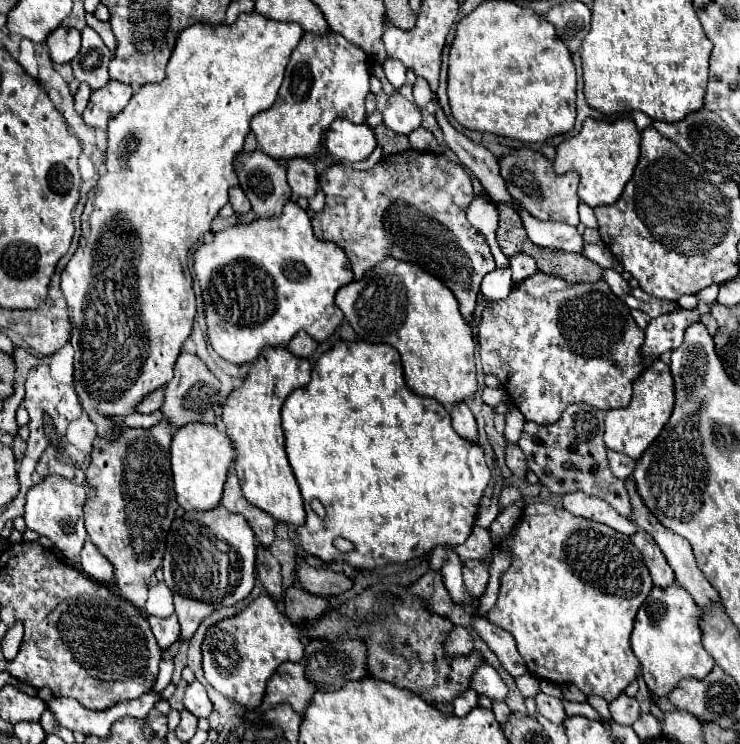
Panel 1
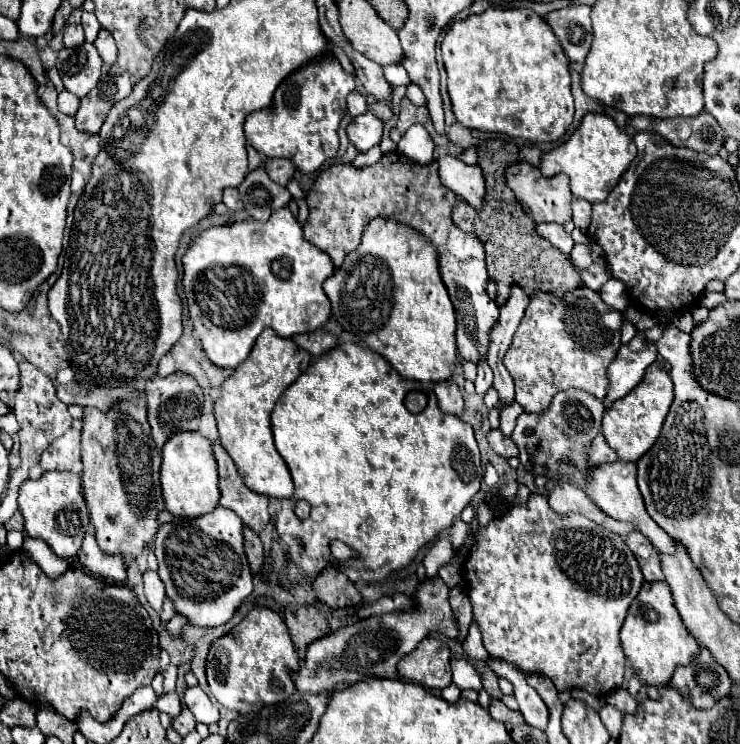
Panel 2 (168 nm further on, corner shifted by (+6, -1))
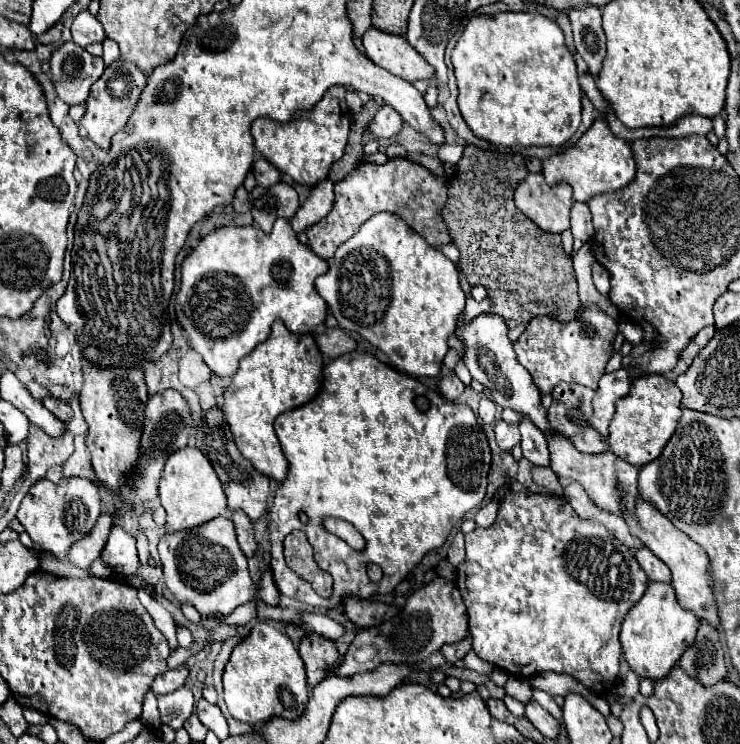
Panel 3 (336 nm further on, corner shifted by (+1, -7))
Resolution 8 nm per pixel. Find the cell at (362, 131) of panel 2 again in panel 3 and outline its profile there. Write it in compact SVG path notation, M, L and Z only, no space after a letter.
M382 105L368 127L370 127L372 139L390 139L402 129L402 125L404 125L404 119L398 115L398 111L394 111L394 107L390 105Z

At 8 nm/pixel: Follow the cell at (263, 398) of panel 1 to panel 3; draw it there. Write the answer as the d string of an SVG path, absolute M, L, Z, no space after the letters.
M282 321L272 323L270 337L250 355L240 359L240 367L224 393L224 413L240 453L266 477L284 481L288 461L274 433L274 421L280 413L308 403L322 387L322 353L310 333L294 335Z

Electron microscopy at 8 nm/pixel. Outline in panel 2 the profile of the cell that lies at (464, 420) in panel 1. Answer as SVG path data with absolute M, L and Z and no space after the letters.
M443 381L435 385L435 395L439 399L439 407L443 413L447 415L455 415L461 417L465 407L463 407L463 395L459 391L459 387L455 385L455 381Z

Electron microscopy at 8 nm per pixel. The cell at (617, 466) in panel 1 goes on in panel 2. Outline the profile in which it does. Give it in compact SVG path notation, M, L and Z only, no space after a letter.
M597 435L591 443L591 451L589 451L589 461L593 465L605 465L605 463L613 463L617 461L617 453L605 443L605 437L603 435Z

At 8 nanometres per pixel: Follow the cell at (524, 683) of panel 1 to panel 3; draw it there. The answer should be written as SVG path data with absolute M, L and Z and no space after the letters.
M510 675L506 685L504 685L506 693L522 703L528 703L532 699L532 687L530 687L530 681L526 677L516 677L516 675Z

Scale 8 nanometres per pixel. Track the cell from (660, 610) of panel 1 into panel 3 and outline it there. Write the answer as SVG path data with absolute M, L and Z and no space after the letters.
M650 581L642 599L628 611L628 615L622 621L620 643L630 669L640 677L656 681L664 679L670 673L670 669L680 661L686 647L692 645L696 631L698 617L692 611L688 613L680 607L674 587L668 583Z

